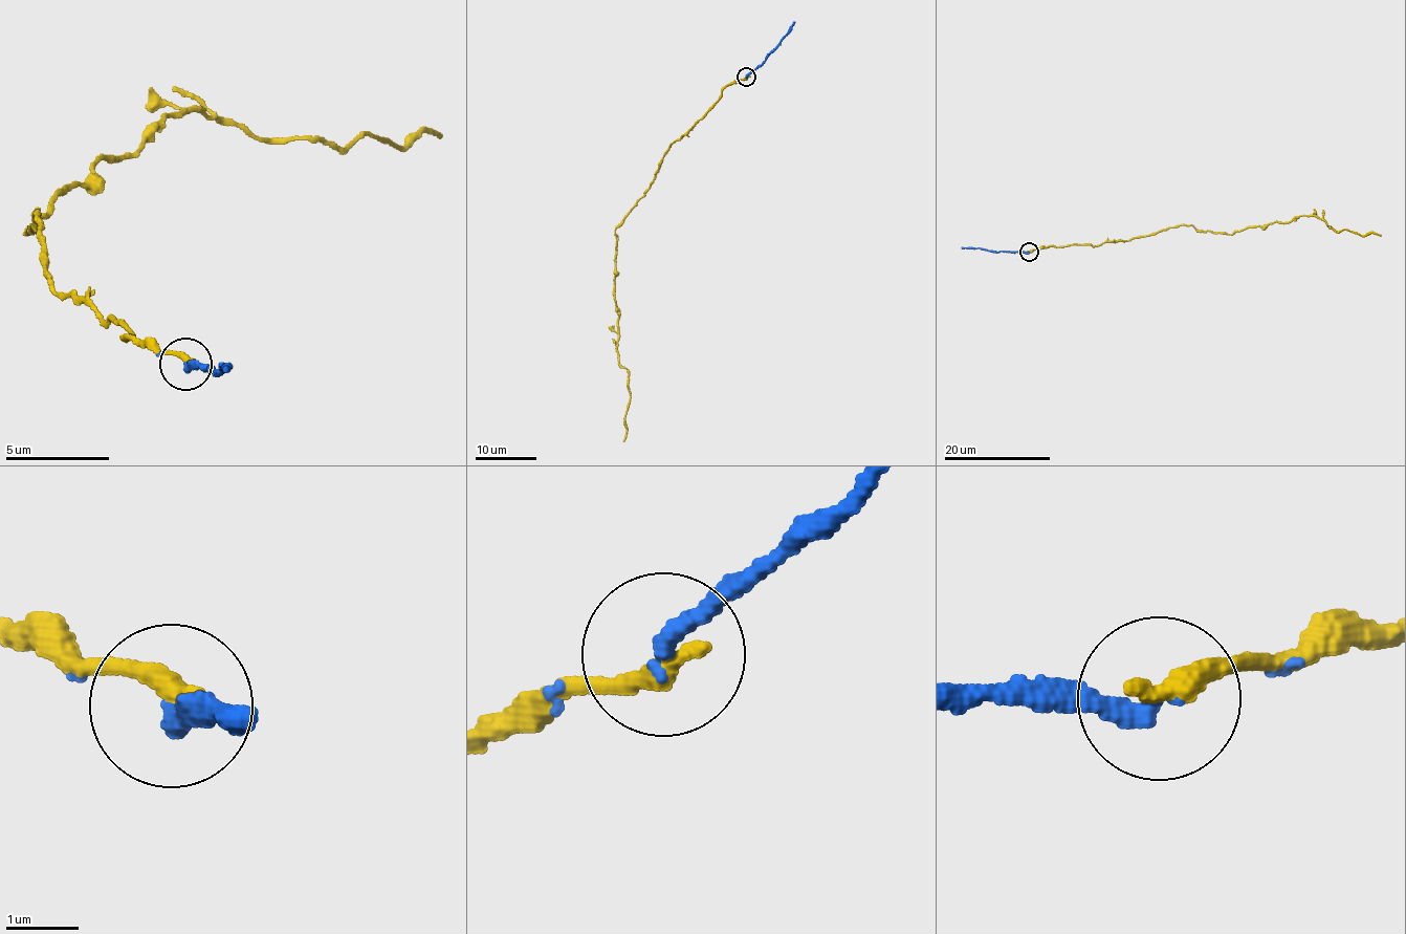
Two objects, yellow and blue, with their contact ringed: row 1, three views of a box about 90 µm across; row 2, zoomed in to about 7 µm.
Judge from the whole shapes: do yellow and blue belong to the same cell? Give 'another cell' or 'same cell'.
same cell

